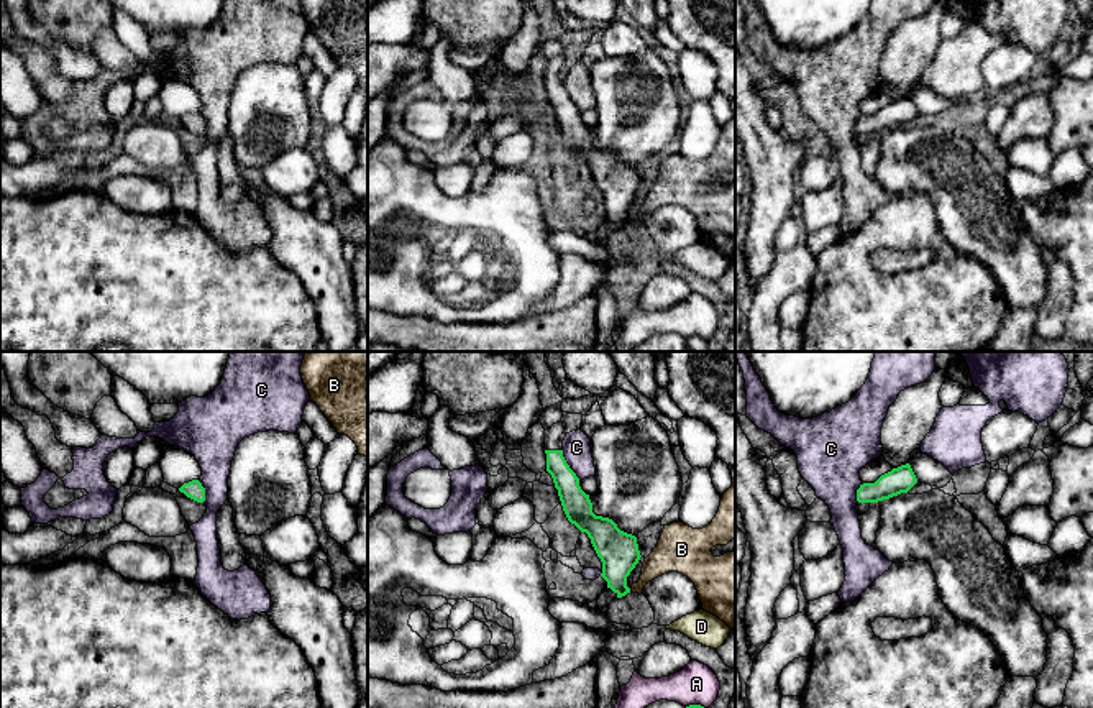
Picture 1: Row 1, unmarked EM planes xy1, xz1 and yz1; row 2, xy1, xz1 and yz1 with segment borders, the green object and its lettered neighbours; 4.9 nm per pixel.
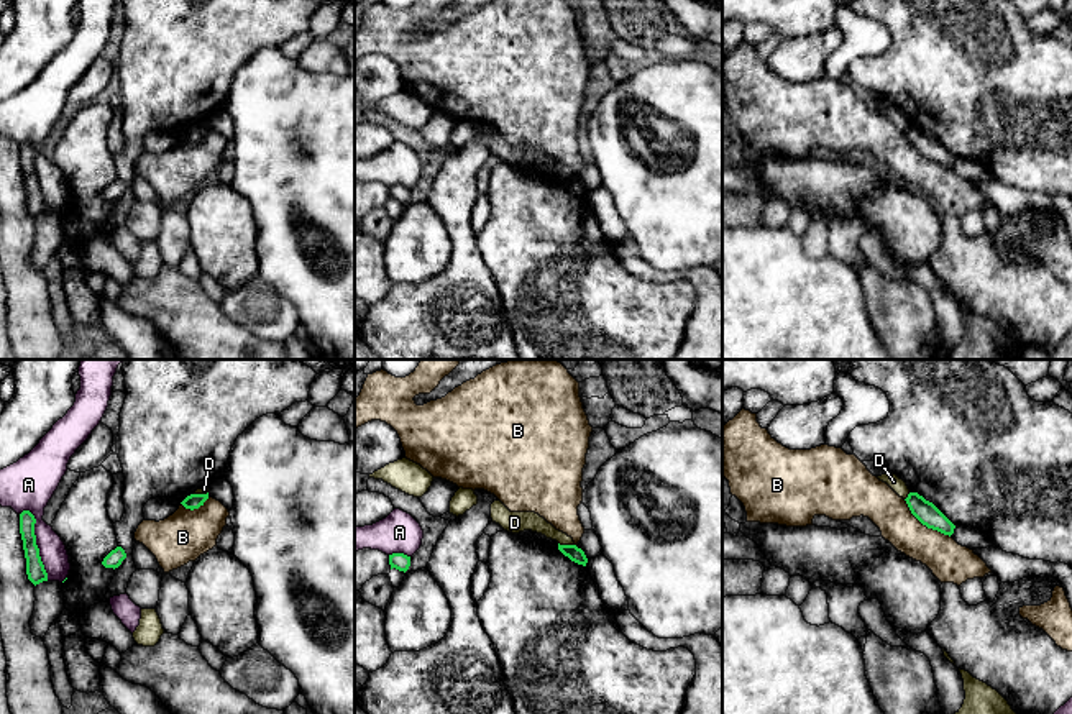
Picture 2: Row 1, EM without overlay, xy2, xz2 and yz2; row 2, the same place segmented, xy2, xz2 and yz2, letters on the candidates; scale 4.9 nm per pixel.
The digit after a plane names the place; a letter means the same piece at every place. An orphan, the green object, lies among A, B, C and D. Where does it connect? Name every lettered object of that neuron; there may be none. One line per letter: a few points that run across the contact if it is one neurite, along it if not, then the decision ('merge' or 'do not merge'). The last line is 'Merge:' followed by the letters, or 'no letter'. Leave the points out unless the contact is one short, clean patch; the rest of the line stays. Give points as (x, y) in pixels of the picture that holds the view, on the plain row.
A: do not merge
B: line yz2 (903, 132), (923, 156), (949, 169); do not merge
C: do not merge
D: do not merge
Merge: no letter

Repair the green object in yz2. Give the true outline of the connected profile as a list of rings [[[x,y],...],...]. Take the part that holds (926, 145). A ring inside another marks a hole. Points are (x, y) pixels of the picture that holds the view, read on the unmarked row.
[[[909,125],[905,131],[911,146],[928,161],[937,162],[944,167],[952,167],[955,158],[929,133],[918,125]]]

